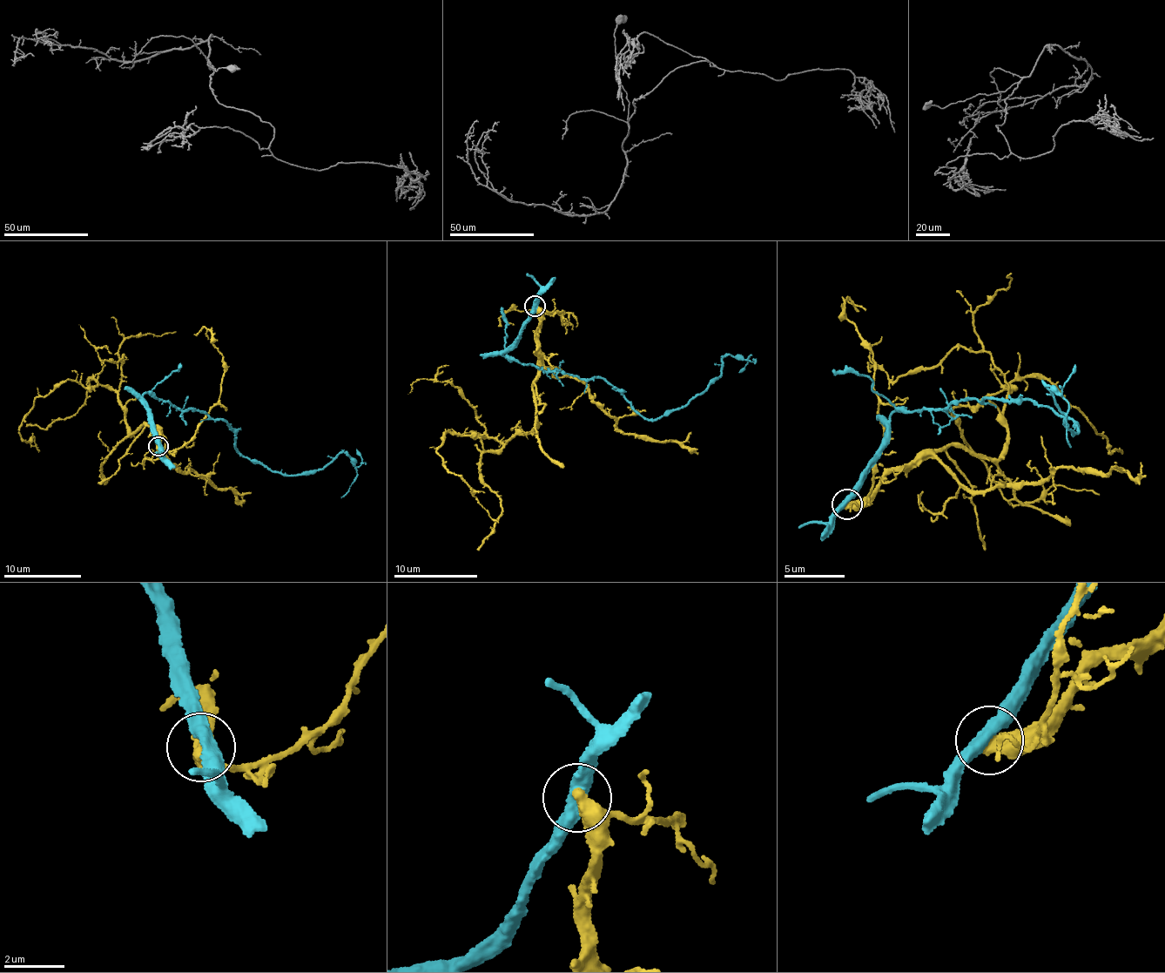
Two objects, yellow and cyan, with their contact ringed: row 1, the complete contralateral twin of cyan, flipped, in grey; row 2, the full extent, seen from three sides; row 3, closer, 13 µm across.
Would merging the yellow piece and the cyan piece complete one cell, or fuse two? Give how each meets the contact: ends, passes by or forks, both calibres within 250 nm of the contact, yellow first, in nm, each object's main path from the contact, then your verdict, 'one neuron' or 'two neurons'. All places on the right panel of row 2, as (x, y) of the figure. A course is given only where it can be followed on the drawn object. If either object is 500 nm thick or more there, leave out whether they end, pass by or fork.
500 nm thick on the yellow side, 420 nm on the other; yellow runs (847, 503), (952, 444), (996, 457), (1011, 388), (952, 409), (1001, 496), (1030, 502), (1058, 484), (1098, 495); cyan runs (847, 503), (897, 411), (991, 395), (1047, 407), (1075, 422), (1074, 434), (1045, 384), (1067, 402), (1070, 447); two neurons

